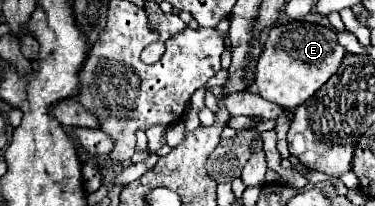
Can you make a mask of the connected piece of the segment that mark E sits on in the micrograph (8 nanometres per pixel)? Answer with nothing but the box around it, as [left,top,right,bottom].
[256,21,344,109]

